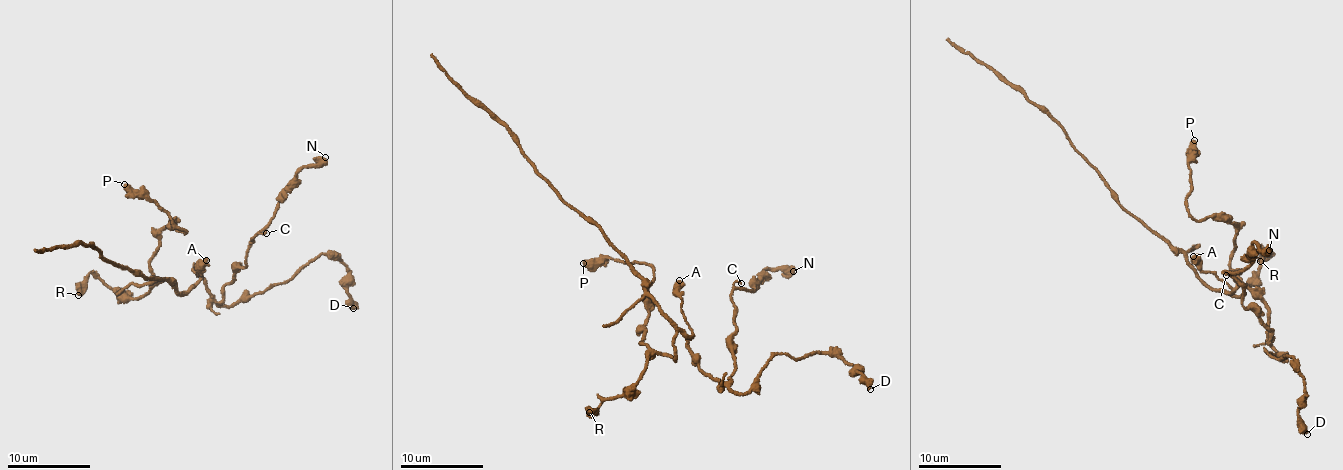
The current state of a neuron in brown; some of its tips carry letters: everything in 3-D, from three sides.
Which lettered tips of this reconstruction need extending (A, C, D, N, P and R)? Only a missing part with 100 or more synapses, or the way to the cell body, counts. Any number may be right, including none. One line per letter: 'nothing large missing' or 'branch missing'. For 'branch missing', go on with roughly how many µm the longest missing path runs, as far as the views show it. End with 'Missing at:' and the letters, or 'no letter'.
A: nothing large missing
C: nothing large missing
D: nothing large missing
N: nothing large missing
P: nothing large missing
R: nothing large missing
Missing at: no letter

